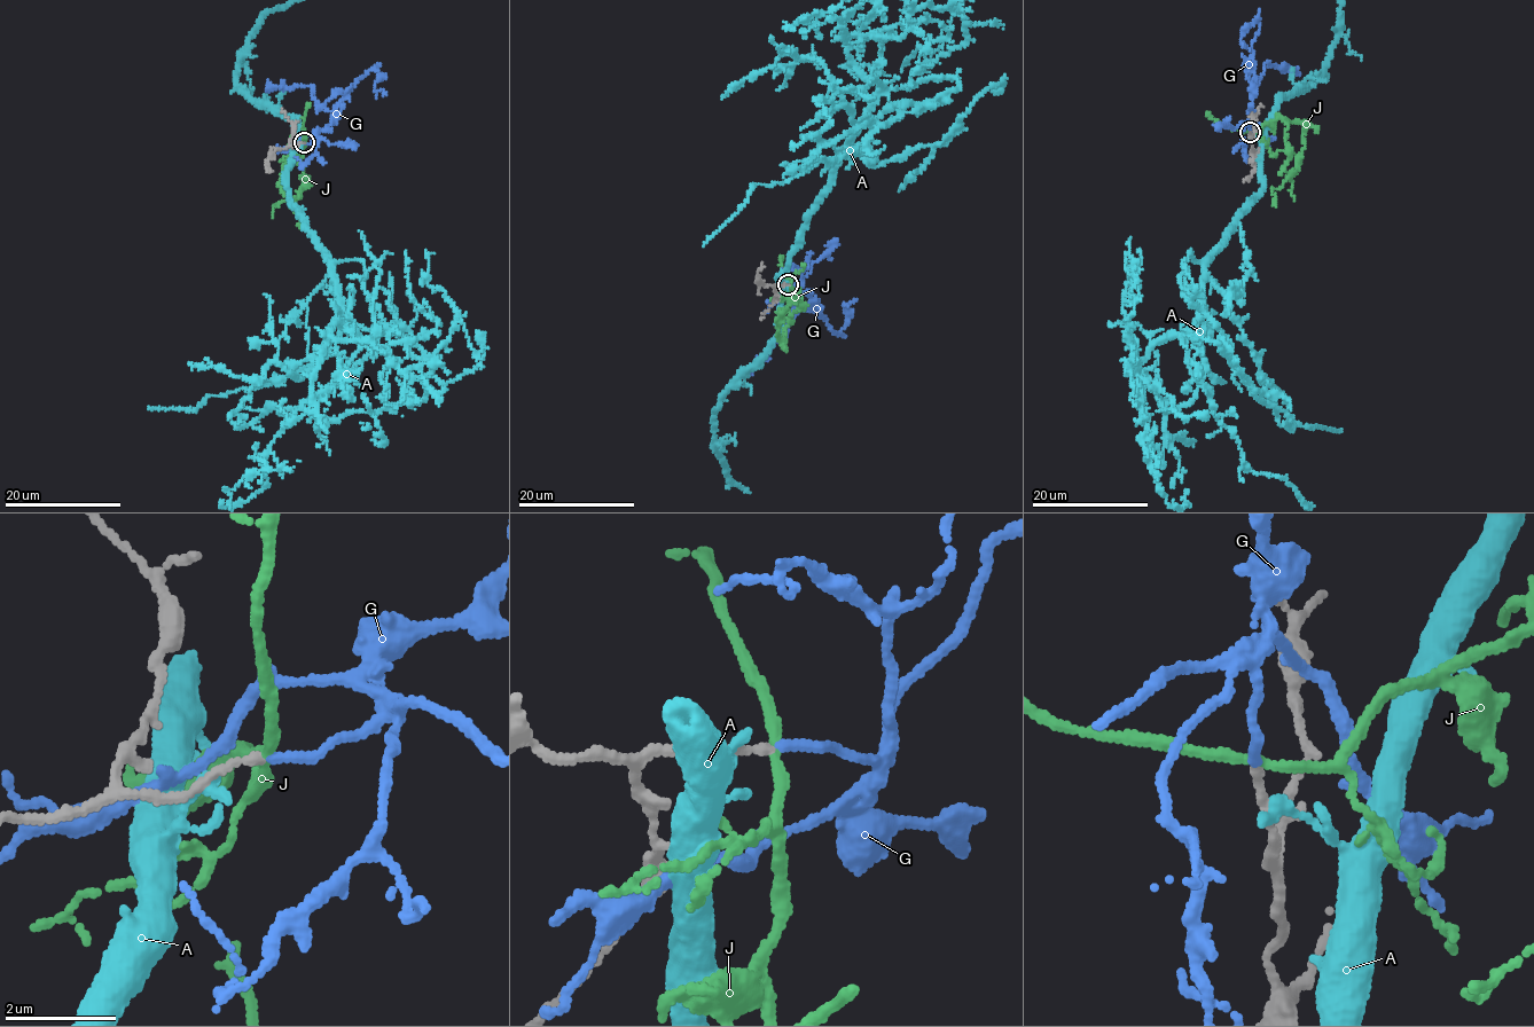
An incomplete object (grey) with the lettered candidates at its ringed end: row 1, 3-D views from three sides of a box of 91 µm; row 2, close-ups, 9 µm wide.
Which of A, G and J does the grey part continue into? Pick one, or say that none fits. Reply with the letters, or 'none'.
G

